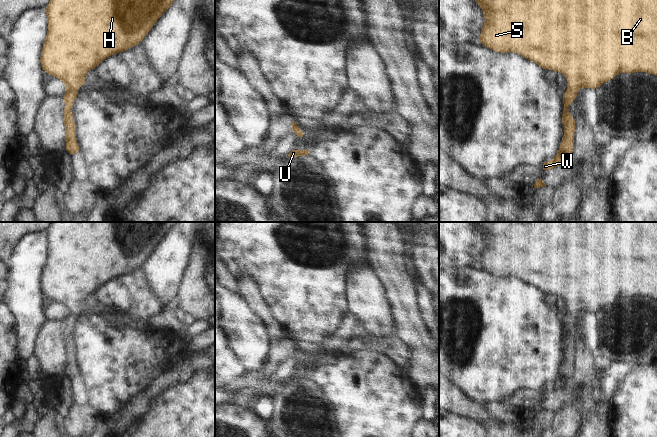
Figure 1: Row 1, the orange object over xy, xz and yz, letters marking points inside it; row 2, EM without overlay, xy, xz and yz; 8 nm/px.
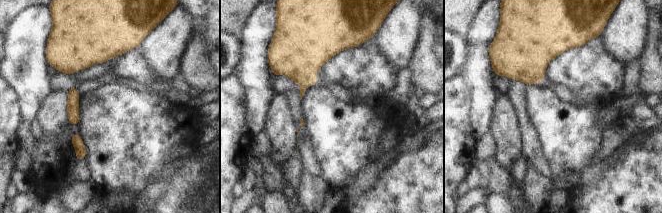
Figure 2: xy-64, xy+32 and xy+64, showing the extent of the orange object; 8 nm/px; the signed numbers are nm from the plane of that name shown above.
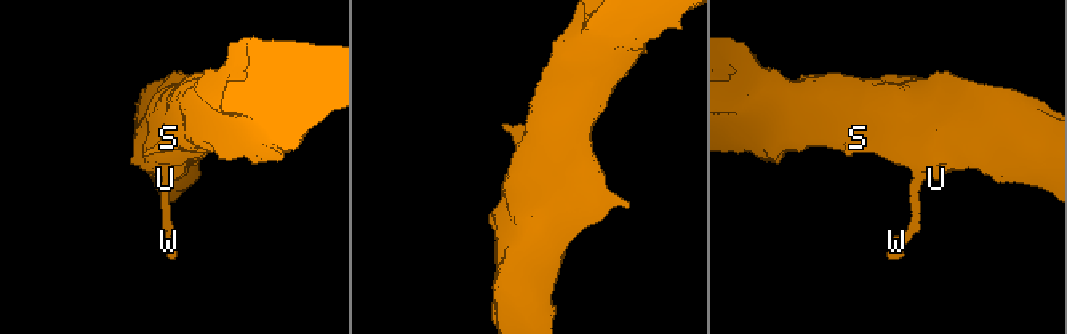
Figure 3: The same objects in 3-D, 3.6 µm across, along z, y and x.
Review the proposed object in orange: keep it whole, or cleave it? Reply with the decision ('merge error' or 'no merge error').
no merge error

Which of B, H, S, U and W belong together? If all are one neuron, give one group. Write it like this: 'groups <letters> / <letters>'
groups B H S U W

